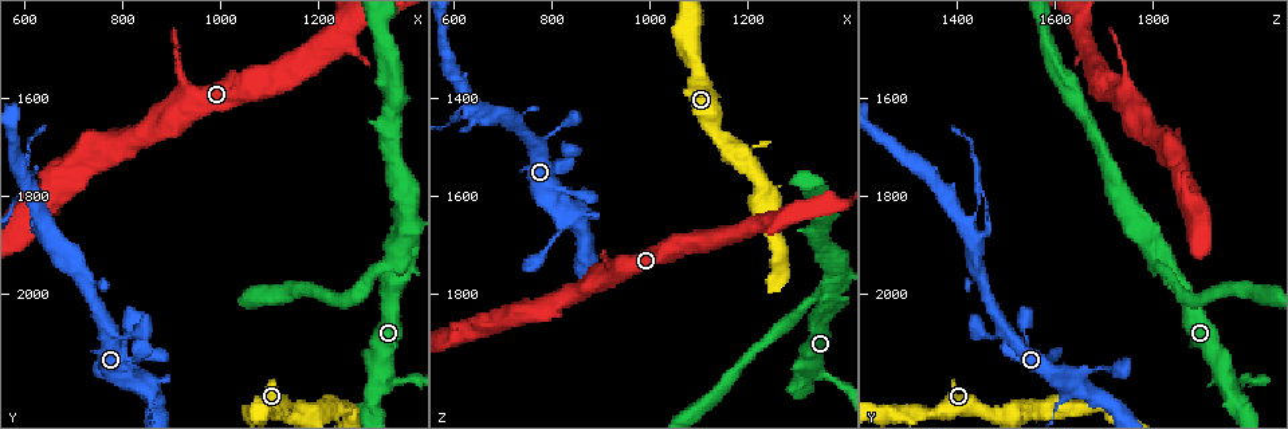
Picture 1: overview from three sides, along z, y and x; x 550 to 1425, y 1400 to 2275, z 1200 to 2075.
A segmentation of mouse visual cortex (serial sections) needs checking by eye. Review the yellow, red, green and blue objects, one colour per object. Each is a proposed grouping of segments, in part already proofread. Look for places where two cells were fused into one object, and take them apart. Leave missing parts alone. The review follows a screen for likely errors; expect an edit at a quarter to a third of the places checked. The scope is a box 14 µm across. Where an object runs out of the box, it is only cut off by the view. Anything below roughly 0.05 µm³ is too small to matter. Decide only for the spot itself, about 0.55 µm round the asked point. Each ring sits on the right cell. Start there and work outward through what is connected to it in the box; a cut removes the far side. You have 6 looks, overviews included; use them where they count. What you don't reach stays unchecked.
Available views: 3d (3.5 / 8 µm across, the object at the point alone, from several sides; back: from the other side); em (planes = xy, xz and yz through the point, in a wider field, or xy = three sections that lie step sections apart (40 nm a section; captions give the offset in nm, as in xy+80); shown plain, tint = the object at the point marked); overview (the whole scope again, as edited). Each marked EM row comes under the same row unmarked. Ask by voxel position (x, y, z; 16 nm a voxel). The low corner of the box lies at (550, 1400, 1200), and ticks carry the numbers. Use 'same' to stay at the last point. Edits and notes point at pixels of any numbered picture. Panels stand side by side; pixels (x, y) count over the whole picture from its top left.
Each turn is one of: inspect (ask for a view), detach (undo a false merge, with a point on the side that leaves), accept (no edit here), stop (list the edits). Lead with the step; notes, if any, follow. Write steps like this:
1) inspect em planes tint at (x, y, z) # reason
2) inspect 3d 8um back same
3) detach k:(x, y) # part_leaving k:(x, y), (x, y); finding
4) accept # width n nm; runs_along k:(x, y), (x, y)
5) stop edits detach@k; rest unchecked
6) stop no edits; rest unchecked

inspect 3d 3.5um at (630, 1855, 1425) # a fork

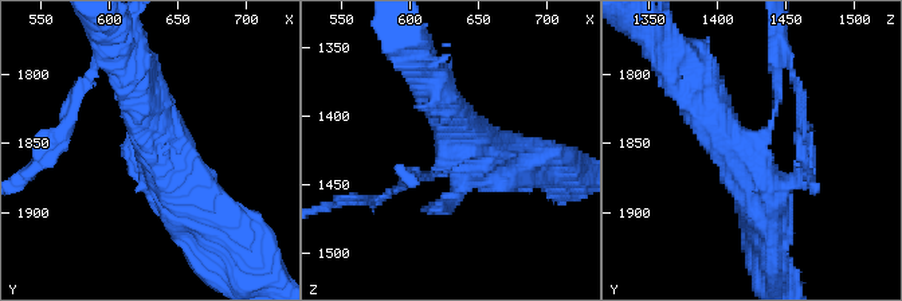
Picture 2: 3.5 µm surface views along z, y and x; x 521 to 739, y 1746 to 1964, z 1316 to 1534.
inspect em xy step 3 tint at (626, 1848, 1428) # arms 3; arm_widths 100, 450, 500 nm; now the EM

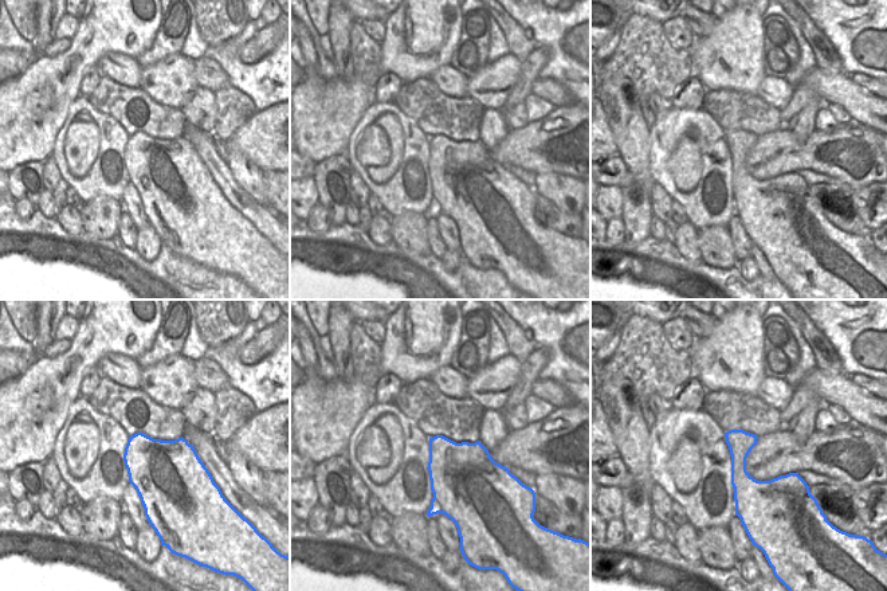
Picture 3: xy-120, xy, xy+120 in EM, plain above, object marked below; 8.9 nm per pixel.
detach 2:(777, 63) # part_leaving 2:(777, 104), (777, 38); two cells meet here

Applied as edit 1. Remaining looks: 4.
inspect 3d 3.5um at (825, 2170, 1650) # calibre changes

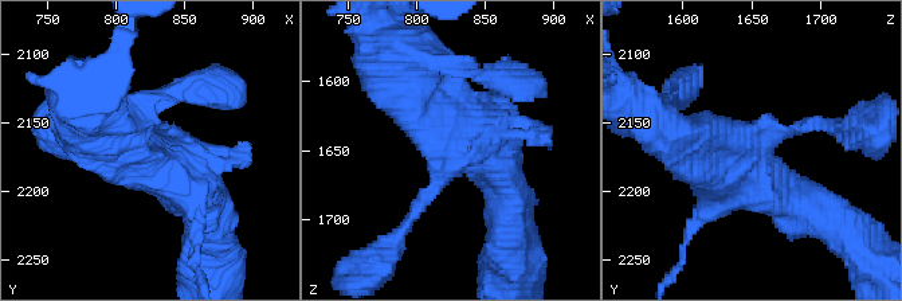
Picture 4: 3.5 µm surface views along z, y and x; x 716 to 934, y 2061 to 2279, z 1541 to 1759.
inspect em xy step 2 tint at (828, 2166, 1652)

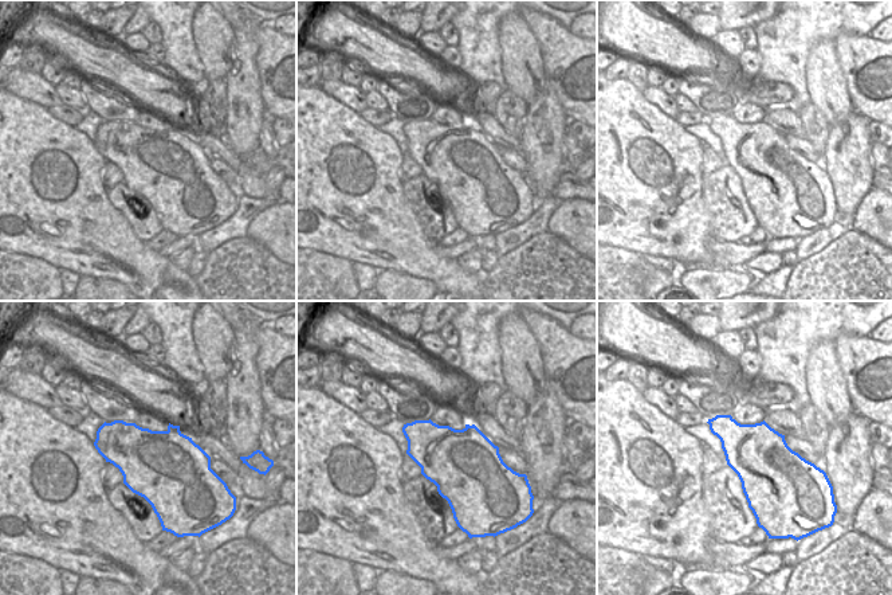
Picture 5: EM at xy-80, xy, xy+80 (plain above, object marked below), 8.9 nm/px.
inspect em planes tint same

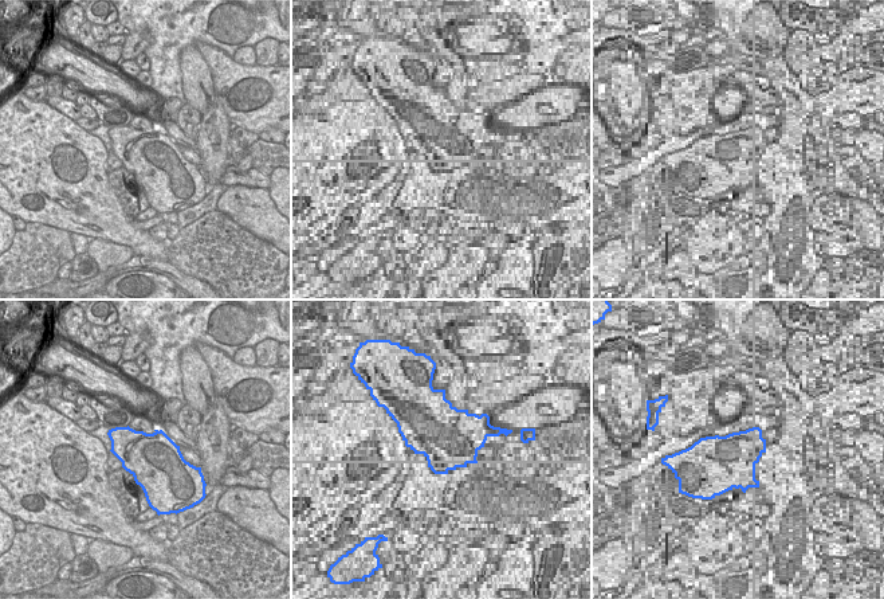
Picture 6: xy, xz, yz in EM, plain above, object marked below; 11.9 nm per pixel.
accept # runs_along 4:(408, 75), (491, 152), (508, 200); all the same cell

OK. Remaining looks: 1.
stop edits detach@2; rest unchecked

